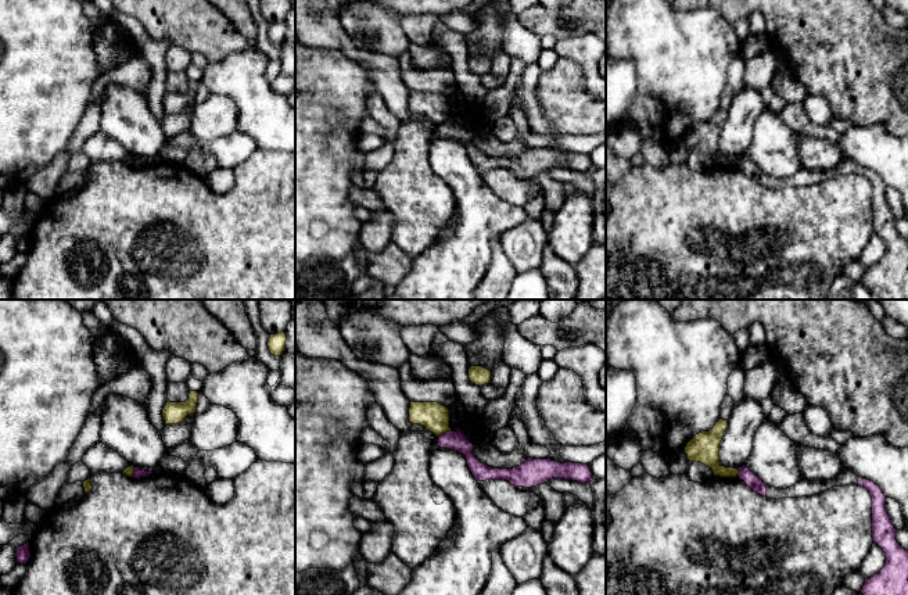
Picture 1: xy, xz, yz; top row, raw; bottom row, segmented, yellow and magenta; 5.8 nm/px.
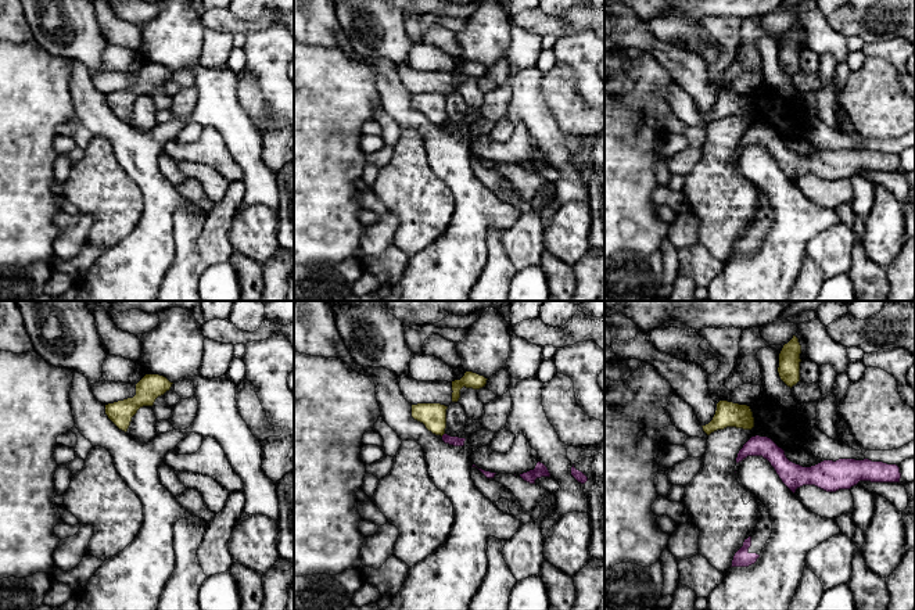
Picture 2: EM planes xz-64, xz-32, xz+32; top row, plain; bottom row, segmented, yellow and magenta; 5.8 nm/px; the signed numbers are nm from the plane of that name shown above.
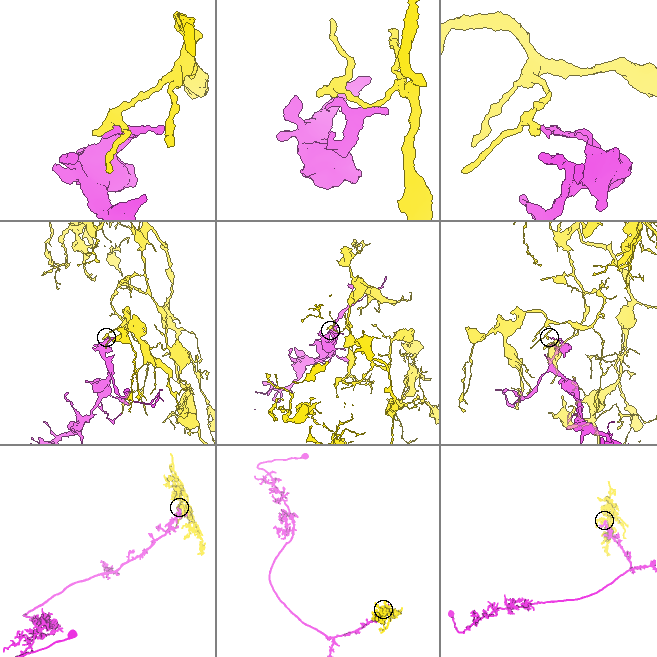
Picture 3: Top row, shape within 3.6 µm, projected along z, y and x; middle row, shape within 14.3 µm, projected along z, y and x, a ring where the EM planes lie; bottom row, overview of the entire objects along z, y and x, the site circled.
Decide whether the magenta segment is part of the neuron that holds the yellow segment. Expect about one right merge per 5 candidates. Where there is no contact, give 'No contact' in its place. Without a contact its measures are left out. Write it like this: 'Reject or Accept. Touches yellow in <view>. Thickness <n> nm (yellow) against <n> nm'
Reject. Touches yellow in xz. Thickness 160 nm (yellow) against 110 nm

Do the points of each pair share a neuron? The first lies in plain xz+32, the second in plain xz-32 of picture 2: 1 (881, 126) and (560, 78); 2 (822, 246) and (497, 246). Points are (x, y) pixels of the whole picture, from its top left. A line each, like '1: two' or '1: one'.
1: one
2: two

